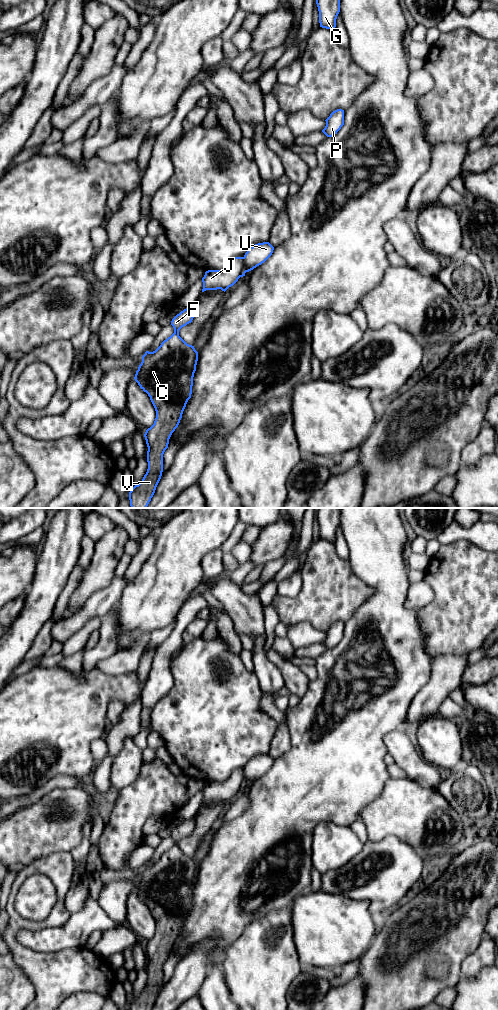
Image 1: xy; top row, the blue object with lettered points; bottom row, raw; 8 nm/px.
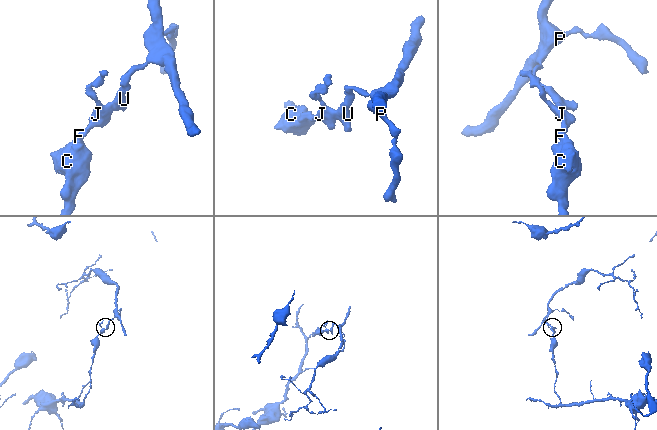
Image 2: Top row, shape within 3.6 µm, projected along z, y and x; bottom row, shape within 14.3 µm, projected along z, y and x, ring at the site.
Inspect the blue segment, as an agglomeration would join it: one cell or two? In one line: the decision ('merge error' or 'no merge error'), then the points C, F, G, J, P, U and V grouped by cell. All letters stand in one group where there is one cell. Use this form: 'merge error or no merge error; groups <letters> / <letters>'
merge error; groups C F J V / G P U

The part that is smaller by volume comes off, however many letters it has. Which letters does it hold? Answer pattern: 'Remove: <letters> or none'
Remove: G, P, U

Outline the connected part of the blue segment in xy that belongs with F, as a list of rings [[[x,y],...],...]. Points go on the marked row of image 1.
[[[192,306],[172,319],[174,333],[155,351],[145,352],[134,377],[150,397],[156,418],[144,434],[148,469],[142,481],[129,492],[131,508],[147,508],[151,501],[162,476],[163,454],[191,398],[198,352],[179,336],[179,330],[191,323],[195,314]]]

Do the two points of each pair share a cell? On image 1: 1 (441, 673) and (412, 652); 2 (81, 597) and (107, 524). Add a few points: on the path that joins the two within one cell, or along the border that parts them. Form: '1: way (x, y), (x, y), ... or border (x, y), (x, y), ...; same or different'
1: border (432, 659), (429, 679), (421, 687); different
2: border (115, 525), (95, 542); different

